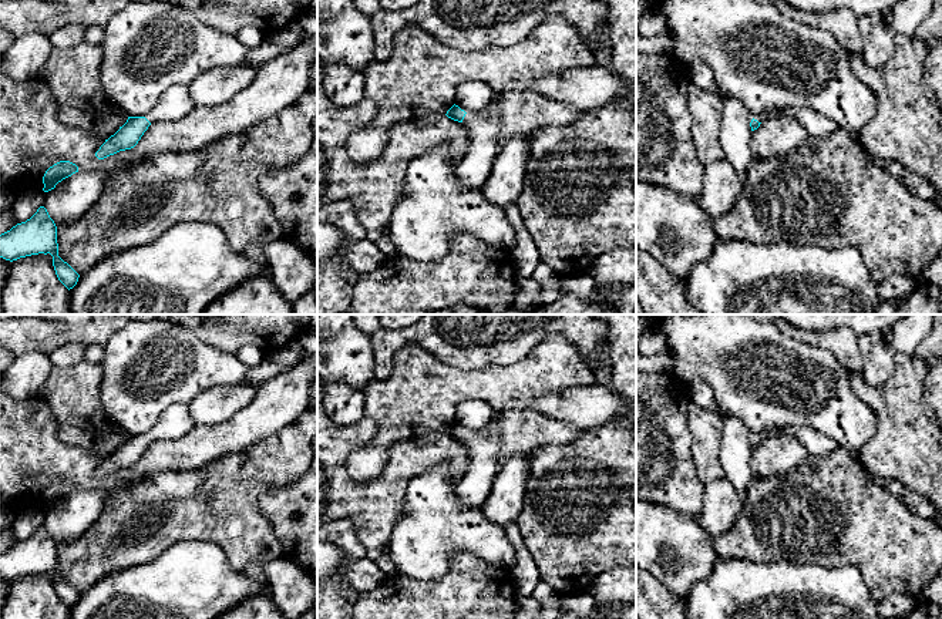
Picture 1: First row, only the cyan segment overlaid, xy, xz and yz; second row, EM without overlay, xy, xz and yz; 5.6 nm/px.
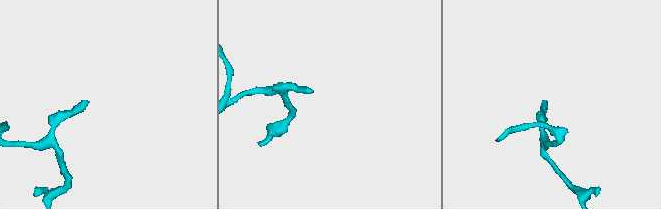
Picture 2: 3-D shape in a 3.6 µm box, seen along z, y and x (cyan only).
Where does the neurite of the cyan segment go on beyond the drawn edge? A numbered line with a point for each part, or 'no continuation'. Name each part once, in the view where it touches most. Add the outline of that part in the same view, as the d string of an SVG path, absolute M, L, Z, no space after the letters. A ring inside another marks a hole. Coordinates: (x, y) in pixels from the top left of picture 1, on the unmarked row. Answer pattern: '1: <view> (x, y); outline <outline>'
1: xz (484, 444); outline M494 414L484 428L467 431L462 443L468 448L470 464L458 482L457 494L462 507L481 507L501 470L501 434L497 416Z

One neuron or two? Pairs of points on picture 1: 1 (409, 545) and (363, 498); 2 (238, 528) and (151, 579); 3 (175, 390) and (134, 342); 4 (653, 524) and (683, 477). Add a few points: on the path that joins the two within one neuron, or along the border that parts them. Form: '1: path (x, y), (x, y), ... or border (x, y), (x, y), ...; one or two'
1: border (406, 498), (404, 514), (397, 522), (386, 548); two
2: border (177, 542), (211, 541), (224, 552), (232, 568); two
3: path (162, 377), (147, 362), (145, 355); one
4: border (651, 501), (696, 518); two

